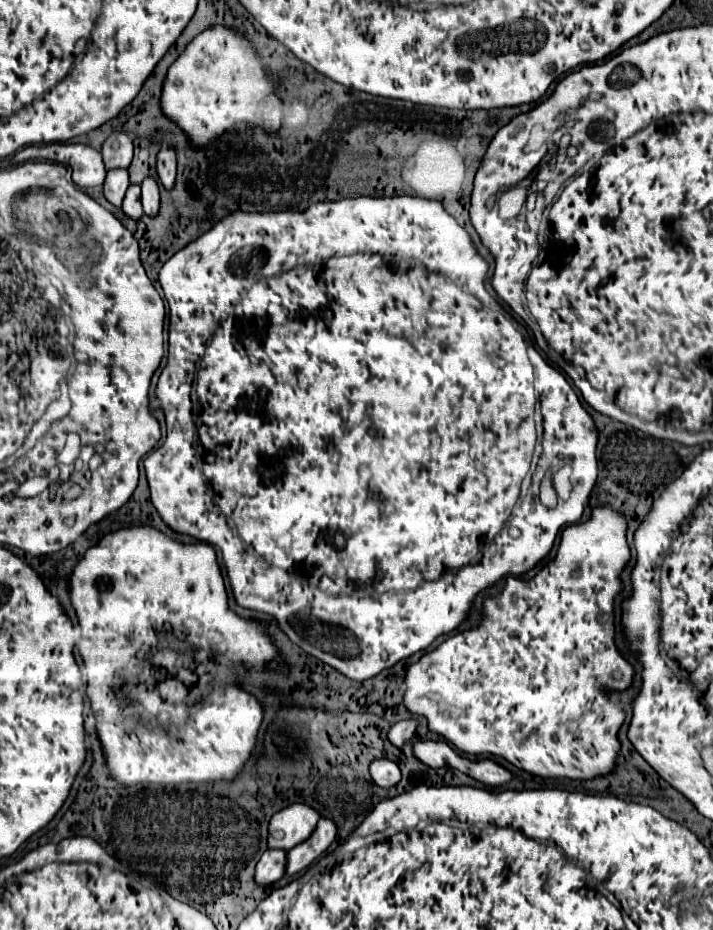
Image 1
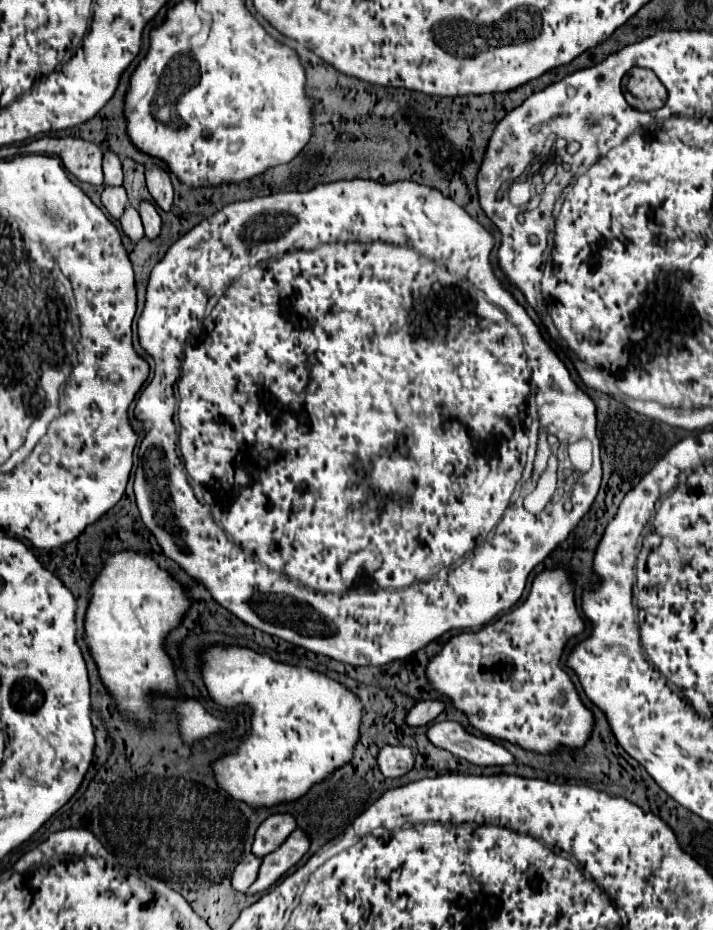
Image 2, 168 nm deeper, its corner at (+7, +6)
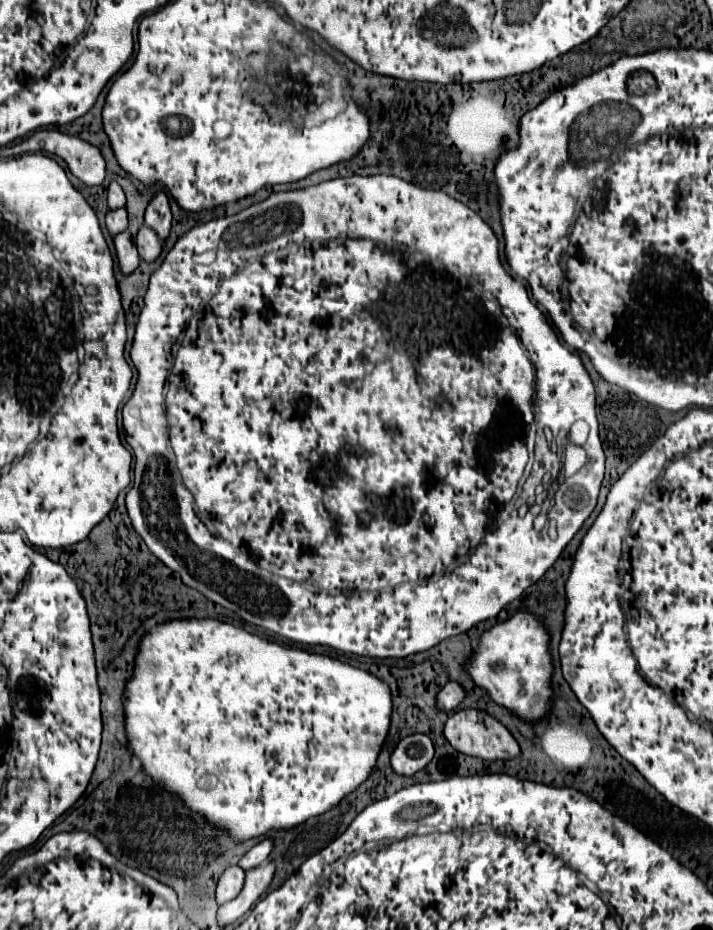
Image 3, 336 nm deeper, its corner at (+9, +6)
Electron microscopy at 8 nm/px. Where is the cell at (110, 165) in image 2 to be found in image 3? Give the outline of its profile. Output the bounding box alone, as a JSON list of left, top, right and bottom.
[108,182,126,210]

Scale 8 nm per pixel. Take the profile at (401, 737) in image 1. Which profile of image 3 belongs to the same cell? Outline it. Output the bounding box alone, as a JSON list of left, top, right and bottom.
[438,682,466,712]

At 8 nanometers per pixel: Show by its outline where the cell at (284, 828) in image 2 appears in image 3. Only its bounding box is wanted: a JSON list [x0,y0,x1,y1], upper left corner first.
[238,840,272,870]

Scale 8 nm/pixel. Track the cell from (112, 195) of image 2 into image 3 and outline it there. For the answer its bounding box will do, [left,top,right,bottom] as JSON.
[106,208,128,238]

